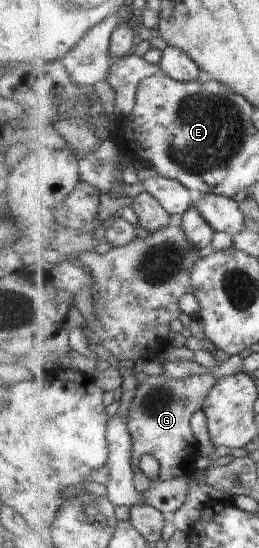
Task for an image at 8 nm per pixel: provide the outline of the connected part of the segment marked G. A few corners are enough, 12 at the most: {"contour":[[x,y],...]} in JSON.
{"contour":[[217,374],[138,387],[128,426],[136,486],[155,481],[141,458],[160,462],[158,480],[197,472],[191,418],[219,384]]}

